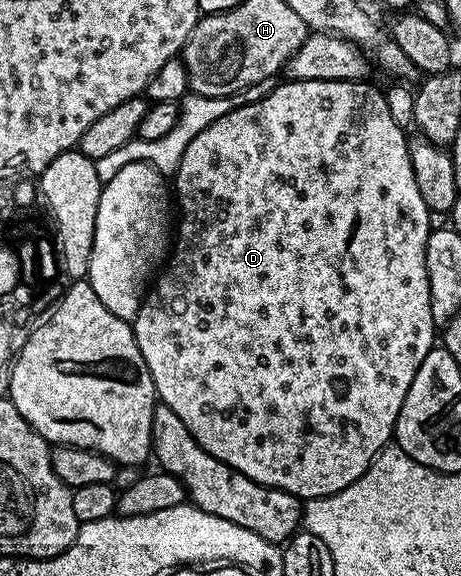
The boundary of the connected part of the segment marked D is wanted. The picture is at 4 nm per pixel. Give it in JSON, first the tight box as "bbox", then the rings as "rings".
{"bbox":[131,80,438,501],"rings":[[[289,80],[280,82],[273,87],[270,94],[266,94],[261,100],[255,100],[249,104],[243,104],[240,108],[229,107],[222,114],[222,118],[209,120],[204,127],[186,146],[182,154],[182,162],[174,173],[174,204],[178,209],[178,223],[174,228],[174,247],[163,265],[162,271],[155,277],[154,283],[149,287],[145,297],[140,301],[140,309],[135,320],[131,321],[132,333],[136,336],[138,350],[142,350],[142,358],[146,358],[146,366],[150,370],[150,378],[154,378],[156,395],[159,403],[170,406],[182,422],[194,434],[194,438],[214,458],[226,462],[234,470],[246,474],[259,484],[265,484],[271,488],[280,488],[291,496],[300,497],[301,501],[318,499],[322,496],[333,495],[345,490],[365,470],[371,466],[381,450],[393,439],[398,414],[402,410],[402,402],[406,402],[406,390],[410,390],[410,382],[414,382],[414,374],[418,374],[418,366],[422,366],[422,358],[434,347],[435,338],[438,336],[438,325],[432,320],[430,314],[430,282],[426,274],[426,242],[430,231],[430,213],[426,202],[422,202],[422,193],[418,191],[418,182],[414,182],[414,170],[410,162],[408,146],[409,137],[404,137],[405,129],[394,122],[387,106],[387,98],[383,91],[375,88],[369,82],[357,82],[355,80]]]}

